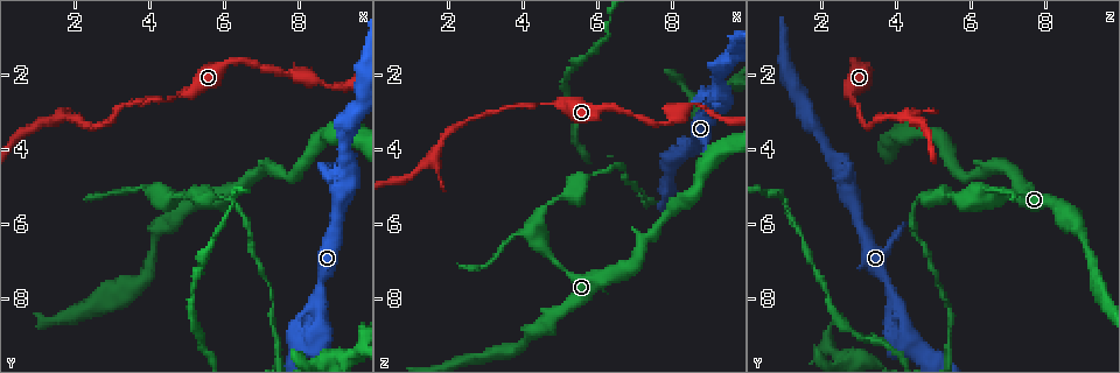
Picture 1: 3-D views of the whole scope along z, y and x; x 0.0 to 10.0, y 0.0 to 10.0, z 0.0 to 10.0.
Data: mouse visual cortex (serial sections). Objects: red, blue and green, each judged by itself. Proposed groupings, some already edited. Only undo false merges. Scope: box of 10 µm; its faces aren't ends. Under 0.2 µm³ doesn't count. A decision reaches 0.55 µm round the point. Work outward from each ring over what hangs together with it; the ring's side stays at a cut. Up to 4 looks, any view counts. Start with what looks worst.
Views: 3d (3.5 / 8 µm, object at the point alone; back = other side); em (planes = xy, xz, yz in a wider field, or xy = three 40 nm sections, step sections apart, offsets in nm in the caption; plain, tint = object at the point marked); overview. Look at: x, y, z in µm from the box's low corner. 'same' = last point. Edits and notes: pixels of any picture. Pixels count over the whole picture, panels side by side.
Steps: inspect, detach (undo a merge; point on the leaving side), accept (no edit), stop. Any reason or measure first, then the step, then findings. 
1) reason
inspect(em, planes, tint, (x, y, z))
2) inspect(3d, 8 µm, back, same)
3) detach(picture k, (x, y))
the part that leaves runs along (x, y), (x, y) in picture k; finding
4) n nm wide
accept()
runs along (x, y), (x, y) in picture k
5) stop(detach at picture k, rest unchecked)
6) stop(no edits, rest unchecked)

closes a loop
inspect(3d, 3.5 µm, (8.95, 4.45, 2.80))

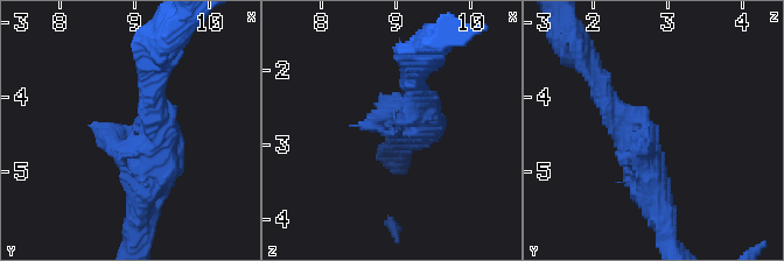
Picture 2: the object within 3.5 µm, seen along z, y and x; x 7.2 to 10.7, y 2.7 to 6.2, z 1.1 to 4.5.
need the tissue
inspect(em, xy, step 2, tint, (8.95, 4.40, 2.90))

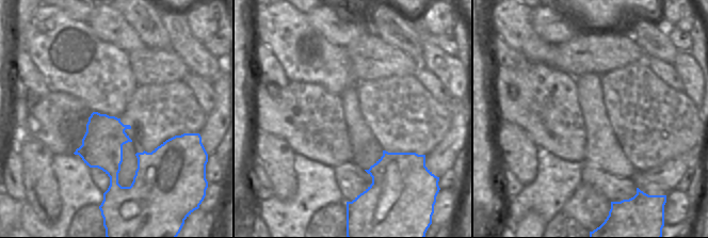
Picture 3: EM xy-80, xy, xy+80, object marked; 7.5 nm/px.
accept()
runs along (162, 147), (155, 122), (131, 126) in picture 2; one cell here

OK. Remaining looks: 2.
sudden change in width
inspect(3d, 8 µm, (4.65, 2.65, 2.75))

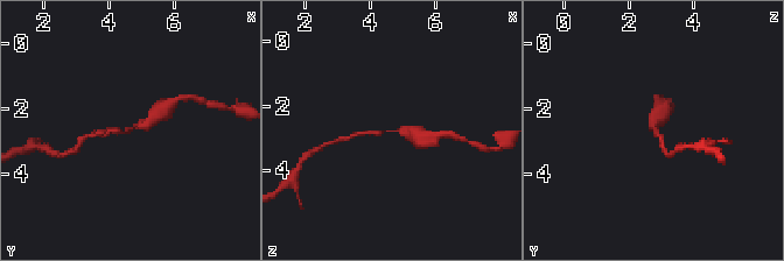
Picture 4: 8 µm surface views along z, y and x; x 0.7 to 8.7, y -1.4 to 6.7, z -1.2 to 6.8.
arms of 150, 400 nm; need the tissue
inspect(em, planes, tint, same)

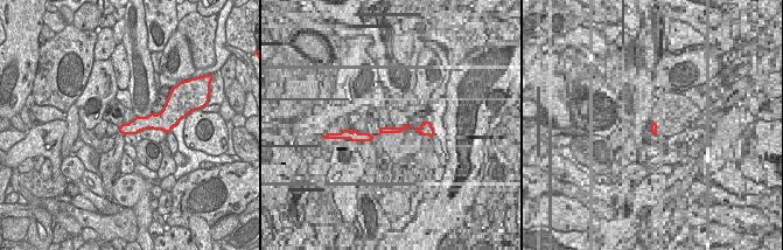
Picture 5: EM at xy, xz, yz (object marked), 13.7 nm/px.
accept()
runs along (158, 113), (145, 127), (98, 134) in picture 4; one cell here

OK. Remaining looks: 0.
stop(no edits, rest unchecked)

